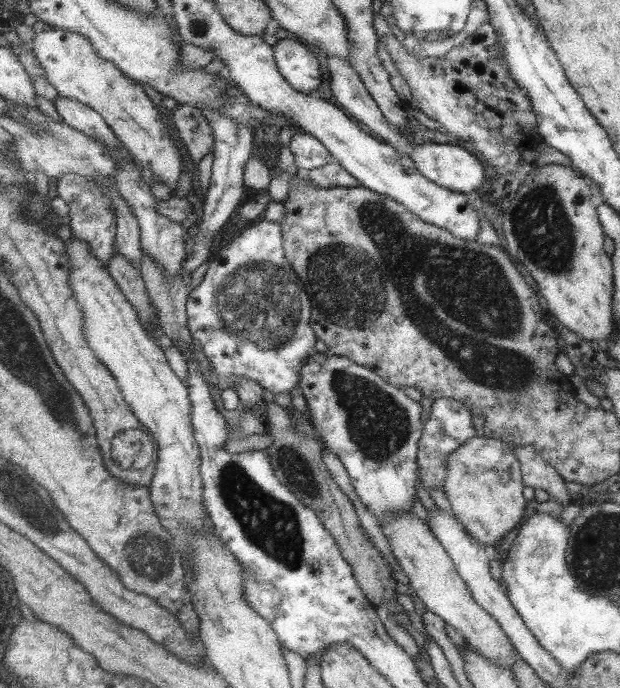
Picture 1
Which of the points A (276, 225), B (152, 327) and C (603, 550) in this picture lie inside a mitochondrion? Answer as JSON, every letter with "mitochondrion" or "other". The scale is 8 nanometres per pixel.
{"A":"other","B":"other","C":"mitochondrion"}

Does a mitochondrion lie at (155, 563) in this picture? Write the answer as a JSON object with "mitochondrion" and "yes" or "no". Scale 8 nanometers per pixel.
{"mitochondrion":"yes"}

